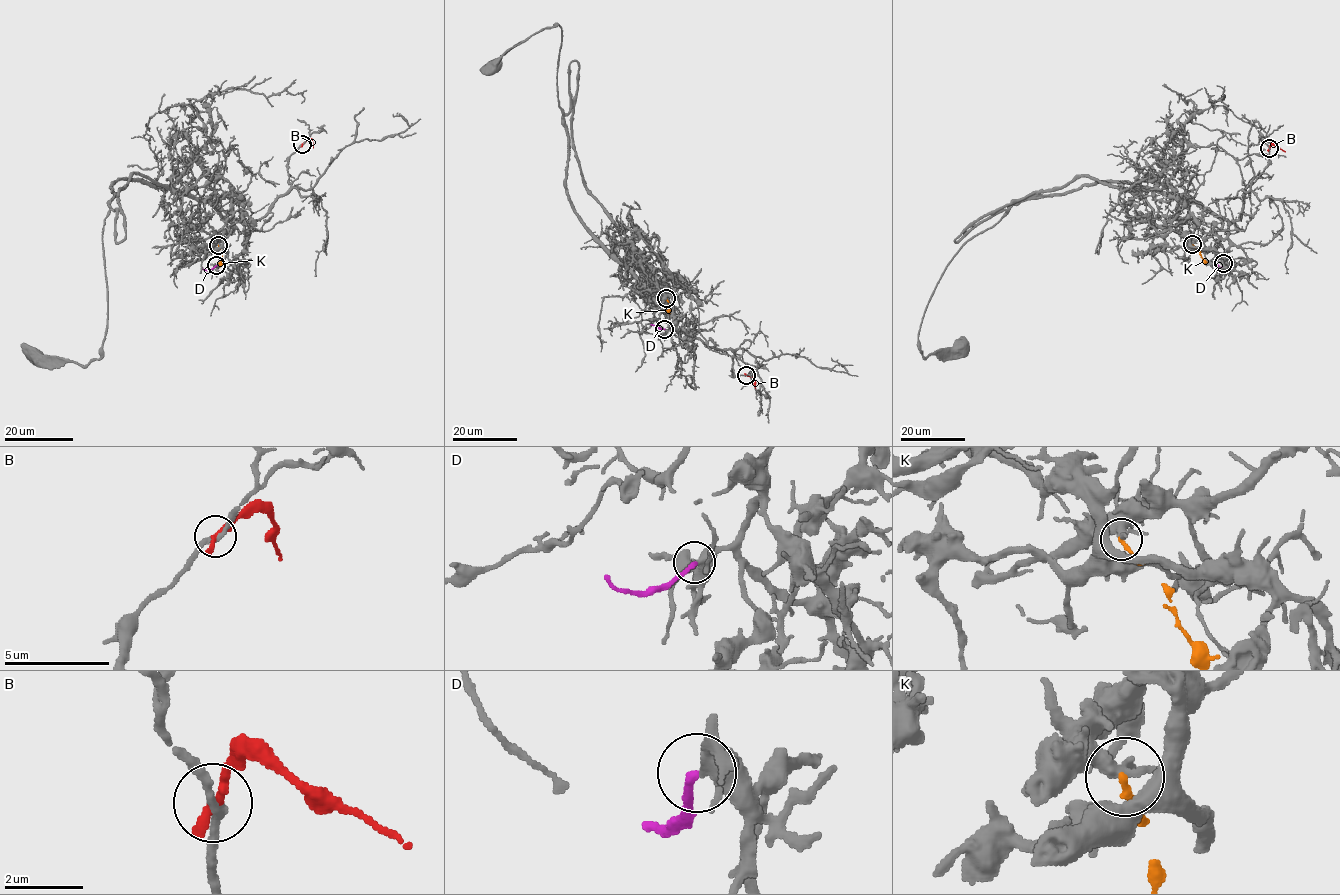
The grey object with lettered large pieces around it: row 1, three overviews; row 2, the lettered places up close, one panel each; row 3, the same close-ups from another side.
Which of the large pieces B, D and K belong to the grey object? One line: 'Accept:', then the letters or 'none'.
Accept: D

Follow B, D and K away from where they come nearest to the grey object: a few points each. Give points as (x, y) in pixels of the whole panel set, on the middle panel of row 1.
B: (746, 375), (753, 379), (756, 391)
D: (664, 329), (651, 324)
K: (666, 298), (668, 312)

